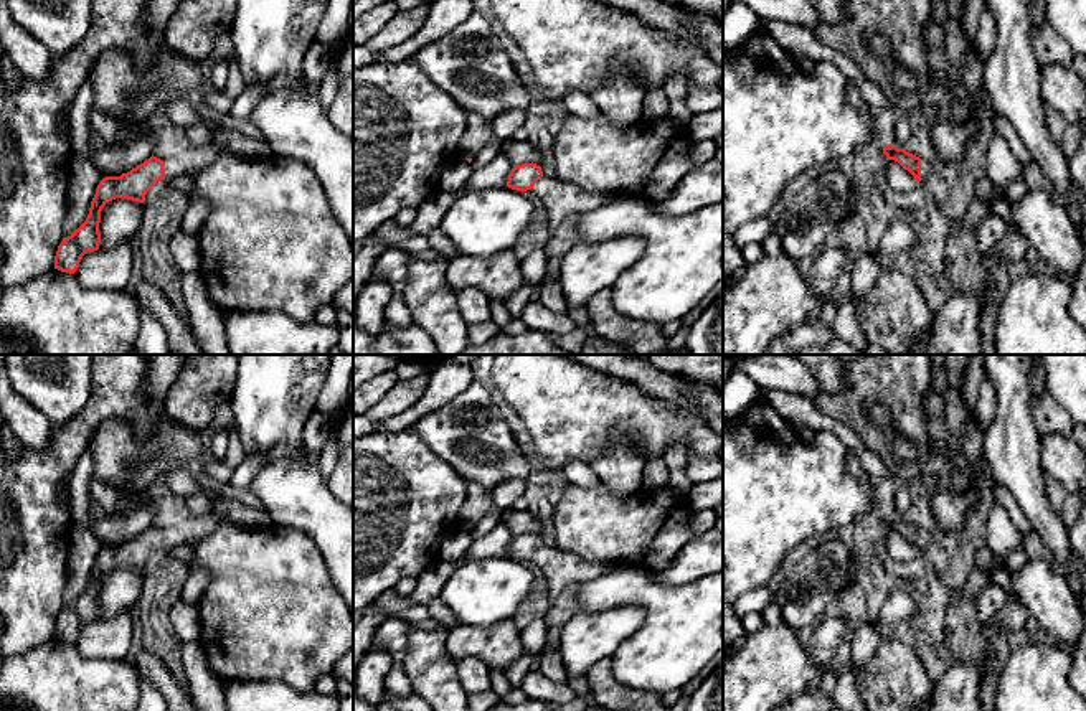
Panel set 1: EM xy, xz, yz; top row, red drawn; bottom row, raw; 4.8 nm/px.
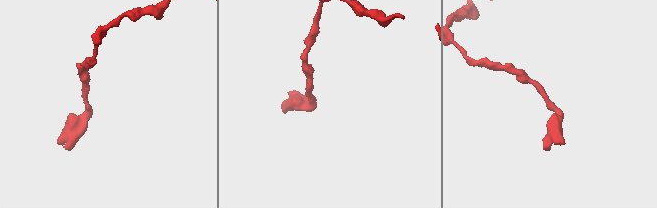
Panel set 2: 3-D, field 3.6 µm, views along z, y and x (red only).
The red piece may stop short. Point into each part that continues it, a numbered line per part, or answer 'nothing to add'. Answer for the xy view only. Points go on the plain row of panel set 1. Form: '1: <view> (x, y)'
1: xy (188, 530)

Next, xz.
1: xz (560, 568)

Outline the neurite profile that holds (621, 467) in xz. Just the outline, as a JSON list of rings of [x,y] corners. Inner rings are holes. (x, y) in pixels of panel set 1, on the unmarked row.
[[[630,442],[614,445],[591,462],[599,480],[617,495],[630,495],[640,488],[645,465],[647,460],[637,454]]]

